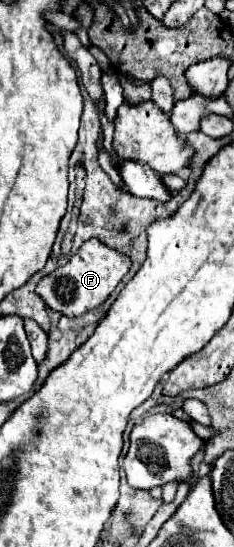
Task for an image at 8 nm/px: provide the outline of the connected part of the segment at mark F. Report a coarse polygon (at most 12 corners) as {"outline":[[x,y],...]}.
{"outline":[[91,238],[35,292],[77,318],[109,298],[129,258]]}

